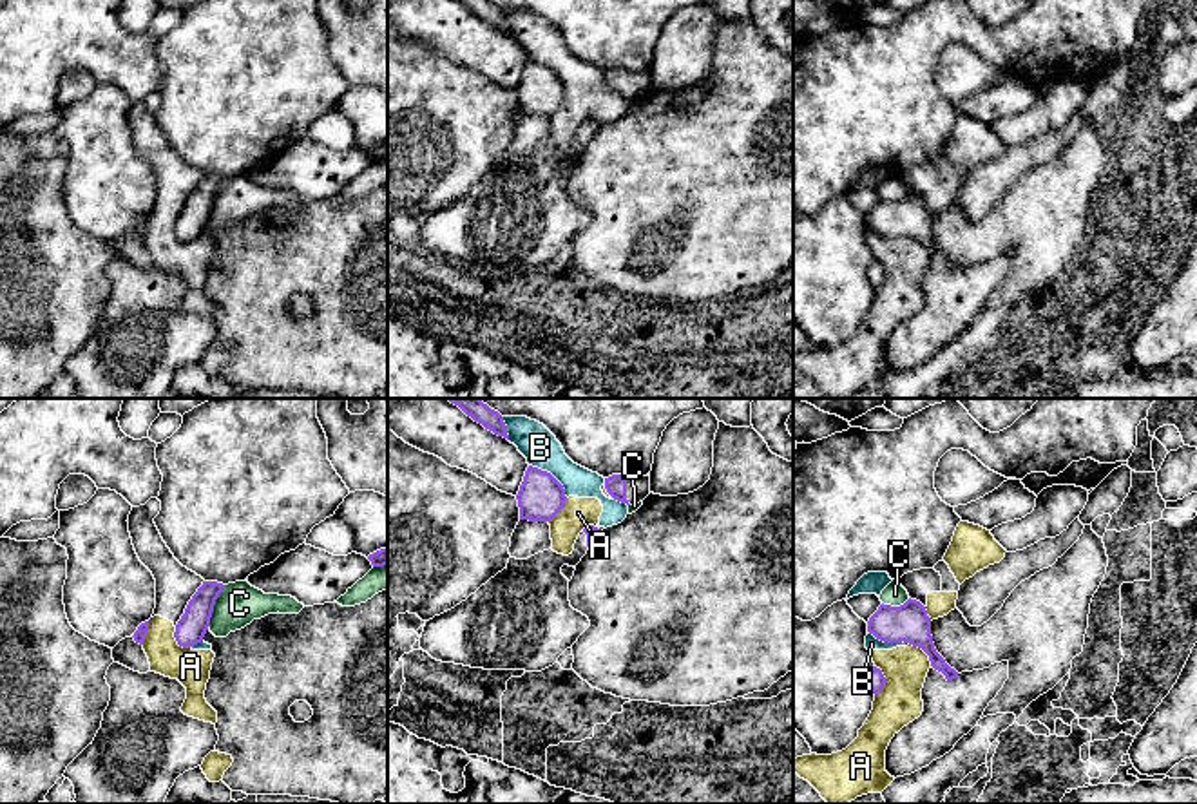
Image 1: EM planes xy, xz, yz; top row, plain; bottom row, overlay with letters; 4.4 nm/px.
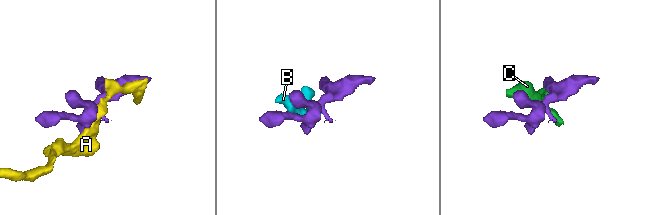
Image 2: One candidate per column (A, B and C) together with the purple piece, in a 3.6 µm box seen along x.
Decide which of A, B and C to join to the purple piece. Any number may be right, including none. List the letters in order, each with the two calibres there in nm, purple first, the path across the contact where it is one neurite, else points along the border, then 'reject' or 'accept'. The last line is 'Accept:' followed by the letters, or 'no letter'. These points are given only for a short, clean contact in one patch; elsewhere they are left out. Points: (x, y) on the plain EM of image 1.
A: 80 nm thick on the purple side, 200 nm on the other; reject
B: 200 nm thick on the purple side, 160 nm on the other; reject
C: 140 nm thick on the purple side, 190 nm on the other; reject
Accept: no letter

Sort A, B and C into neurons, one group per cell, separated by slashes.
A B / C

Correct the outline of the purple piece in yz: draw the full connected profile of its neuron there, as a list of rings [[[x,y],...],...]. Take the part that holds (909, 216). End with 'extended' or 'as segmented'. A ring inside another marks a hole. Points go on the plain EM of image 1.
[[[858,188],[846,196],[876,234],[904,235],[929,250],[931,263],[922,282],[924,306],[895,328],[886,344],[886,366],[895,373],[911,369],[949,348],[978,319],[1009,273],[1009,255],[958,268],[936,246],[931,212],[920,196],[909,192],[904,199],[891,201],[876,188]]]; extended

